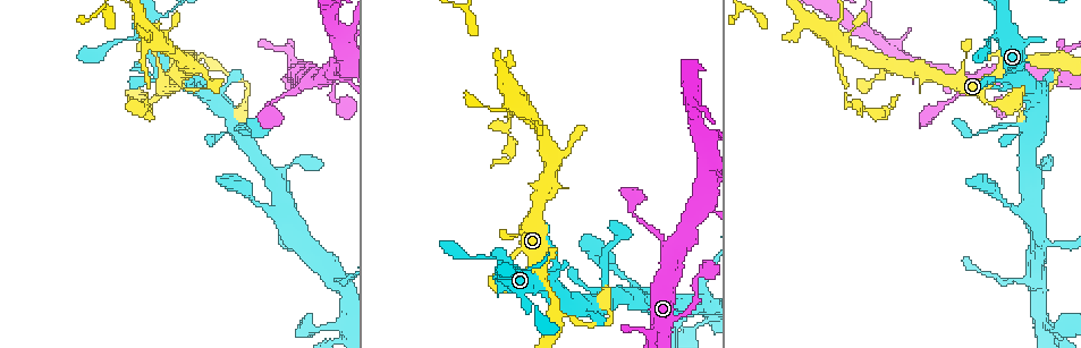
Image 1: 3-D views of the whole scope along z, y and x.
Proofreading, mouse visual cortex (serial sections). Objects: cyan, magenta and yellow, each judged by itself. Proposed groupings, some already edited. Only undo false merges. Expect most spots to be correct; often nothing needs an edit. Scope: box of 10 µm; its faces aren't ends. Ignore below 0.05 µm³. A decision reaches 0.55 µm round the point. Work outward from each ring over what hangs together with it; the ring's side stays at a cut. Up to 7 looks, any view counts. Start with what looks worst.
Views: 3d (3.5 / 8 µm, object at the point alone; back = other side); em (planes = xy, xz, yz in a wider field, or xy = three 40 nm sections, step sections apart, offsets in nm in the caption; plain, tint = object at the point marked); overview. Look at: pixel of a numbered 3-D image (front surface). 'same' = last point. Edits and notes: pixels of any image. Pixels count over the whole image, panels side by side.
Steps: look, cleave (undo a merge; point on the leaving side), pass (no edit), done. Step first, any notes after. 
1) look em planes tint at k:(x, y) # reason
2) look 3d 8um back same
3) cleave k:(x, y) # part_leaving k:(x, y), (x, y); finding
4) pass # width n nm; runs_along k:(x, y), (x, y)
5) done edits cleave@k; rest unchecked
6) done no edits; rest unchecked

look 3d 8um at 1:(608, 320) # abrupt turn

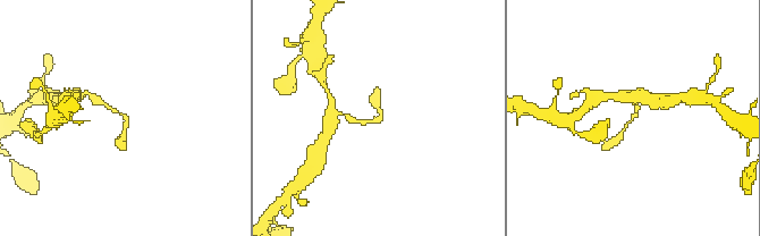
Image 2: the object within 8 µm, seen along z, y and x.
look em planes tint same # arm_widths 150, 200 nm; now the EM

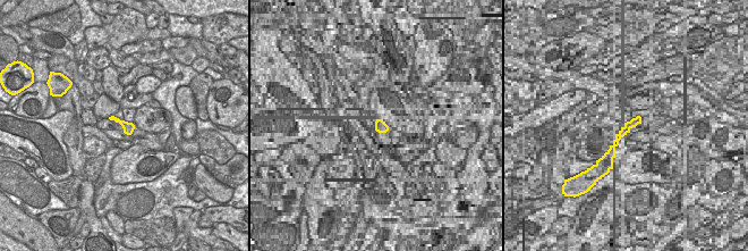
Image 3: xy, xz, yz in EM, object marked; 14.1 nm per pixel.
pass # runs_along 2:(95, 99), (126, 119), (121, 142); one cell here

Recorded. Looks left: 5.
look 3d 3.5um back at 1:(509, 117) # a narrow waist

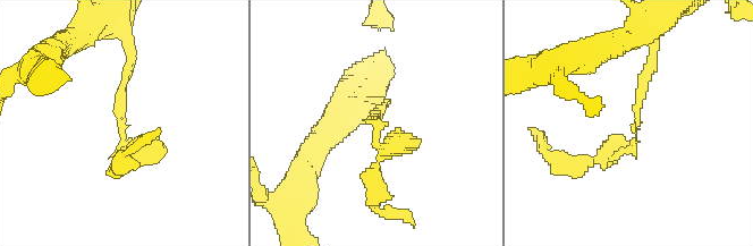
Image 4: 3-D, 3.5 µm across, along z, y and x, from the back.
look em xy step 1 tint at 4:(121, 128) # shape alone is not enough

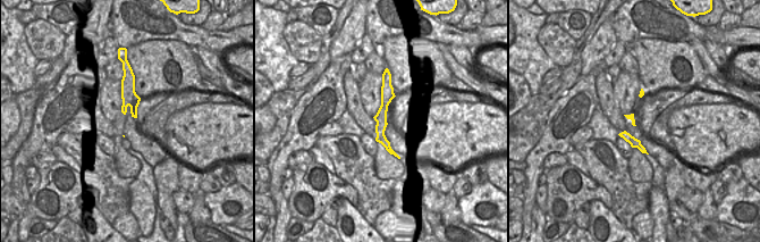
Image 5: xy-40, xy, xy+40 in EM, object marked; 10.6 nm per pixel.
look em xy step 5 tint same

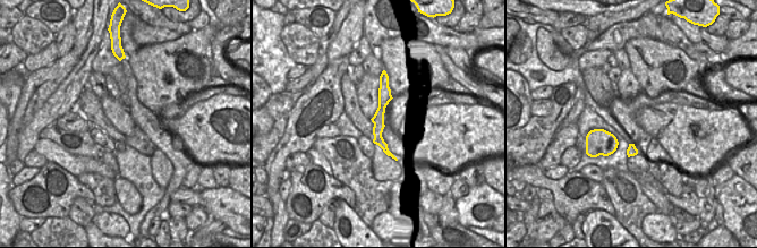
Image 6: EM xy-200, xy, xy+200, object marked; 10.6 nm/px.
pass # runs_along 6:(384, 76), (379, 116), (384, 146); continuous, no second cell

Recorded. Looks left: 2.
look 3d 3.5um at 1:(1012, 84) # thick turns thin

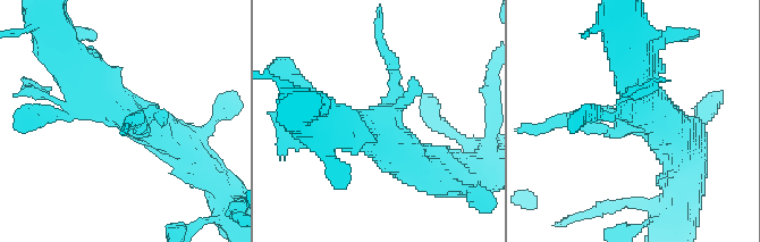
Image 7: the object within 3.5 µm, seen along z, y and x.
look em xy step 3 tint at 7:(387, 124)

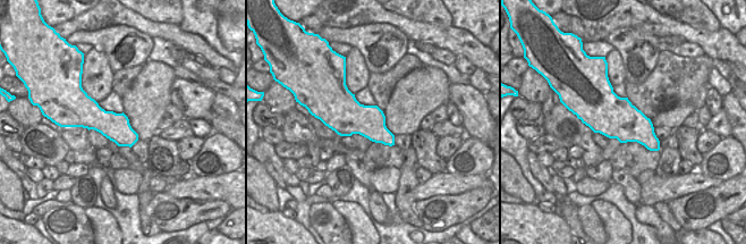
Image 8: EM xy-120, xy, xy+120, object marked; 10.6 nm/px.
pass # runs_along 7:(634, 72), (638, 117), (567, 120); continuous, no second cell

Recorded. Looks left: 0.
done no edits; rest unchecked

